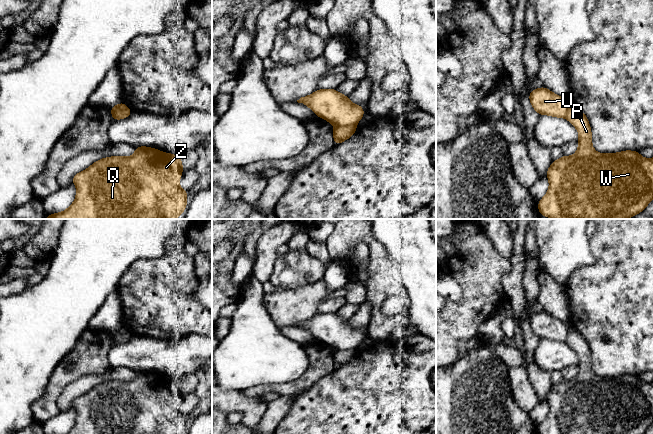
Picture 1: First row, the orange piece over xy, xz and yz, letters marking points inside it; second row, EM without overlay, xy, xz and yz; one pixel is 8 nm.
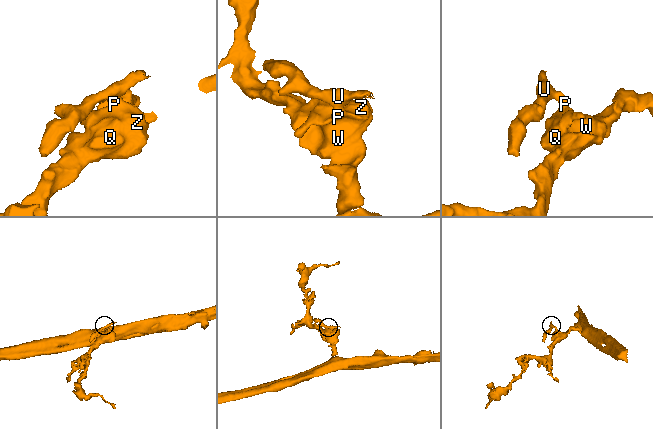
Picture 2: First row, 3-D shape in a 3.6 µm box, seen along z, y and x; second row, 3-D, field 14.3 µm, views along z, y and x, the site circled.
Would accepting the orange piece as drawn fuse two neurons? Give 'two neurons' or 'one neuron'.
two neurons

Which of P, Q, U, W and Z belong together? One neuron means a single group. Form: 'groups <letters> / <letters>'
groups P Q W Z / U

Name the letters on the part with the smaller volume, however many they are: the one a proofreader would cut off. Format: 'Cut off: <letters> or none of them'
Cut off: U

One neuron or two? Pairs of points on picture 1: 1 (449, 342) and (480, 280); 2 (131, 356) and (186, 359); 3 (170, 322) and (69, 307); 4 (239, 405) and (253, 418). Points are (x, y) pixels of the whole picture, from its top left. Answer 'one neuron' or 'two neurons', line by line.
1: one neuron
2: one neuron
3: two neurons
4: one neuron

